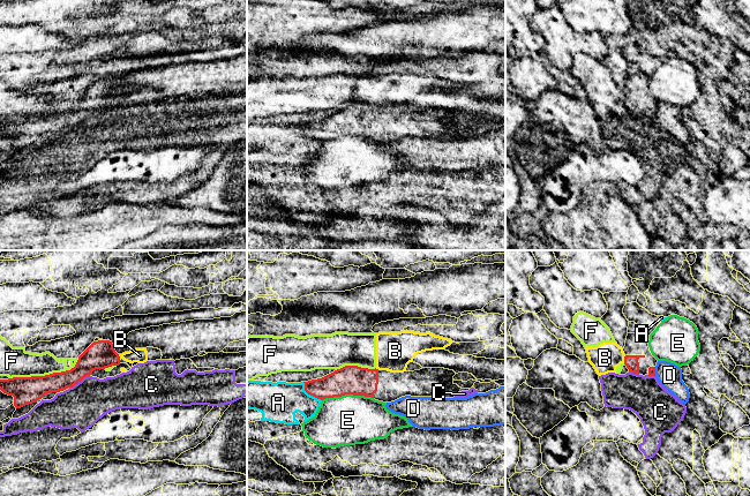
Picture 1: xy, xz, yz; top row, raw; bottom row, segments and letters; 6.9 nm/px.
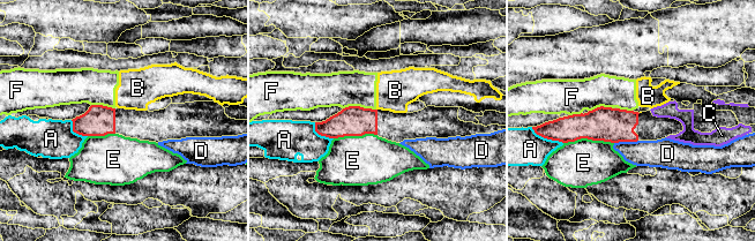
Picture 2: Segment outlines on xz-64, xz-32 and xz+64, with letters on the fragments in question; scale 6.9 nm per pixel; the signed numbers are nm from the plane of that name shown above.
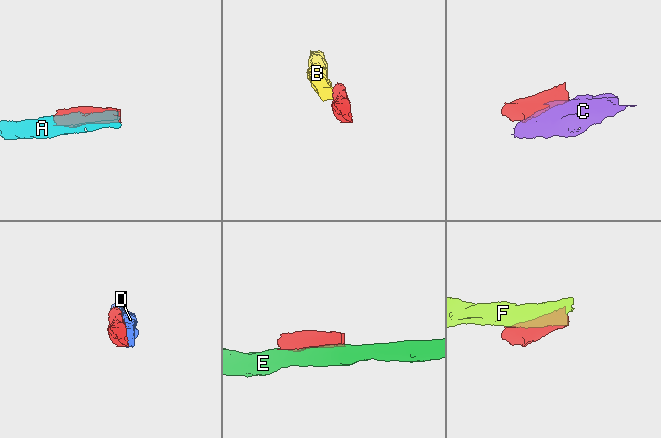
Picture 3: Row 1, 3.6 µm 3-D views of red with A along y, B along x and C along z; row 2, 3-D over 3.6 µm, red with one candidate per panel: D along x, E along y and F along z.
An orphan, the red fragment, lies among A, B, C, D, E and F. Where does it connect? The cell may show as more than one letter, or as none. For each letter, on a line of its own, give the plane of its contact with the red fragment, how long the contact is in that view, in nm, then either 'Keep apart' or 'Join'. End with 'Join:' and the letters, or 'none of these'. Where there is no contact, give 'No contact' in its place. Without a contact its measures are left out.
A: Touches red in xz. Shared border 190 nm. Keep apart
B: Touches red in yz. Shared border 60 nm. Keep apart
C: Touches red in xy. Shared border 170 nm. Keep apart
D: Touches red in yz. Shared border 60 nm. Keep apart
E: Touches red in xz. Shared border 360 nm. Keep apart
F: Touches red in xy. Shared border 500 nm. Keep apart
Join: none of these

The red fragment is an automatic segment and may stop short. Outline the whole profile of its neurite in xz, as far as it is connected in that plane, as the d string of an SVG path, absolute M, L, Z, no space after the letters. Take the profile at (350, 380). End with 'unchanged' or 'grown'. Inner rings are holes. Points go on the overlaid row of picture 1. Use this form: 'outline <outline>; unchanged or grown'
outline M345 366L322 378L303 383L305 391L321 400L353 394L391 403L405 396L453 398L458 392L468 391L453 383L455 375L453 370L444 368L391 373Z; grown

